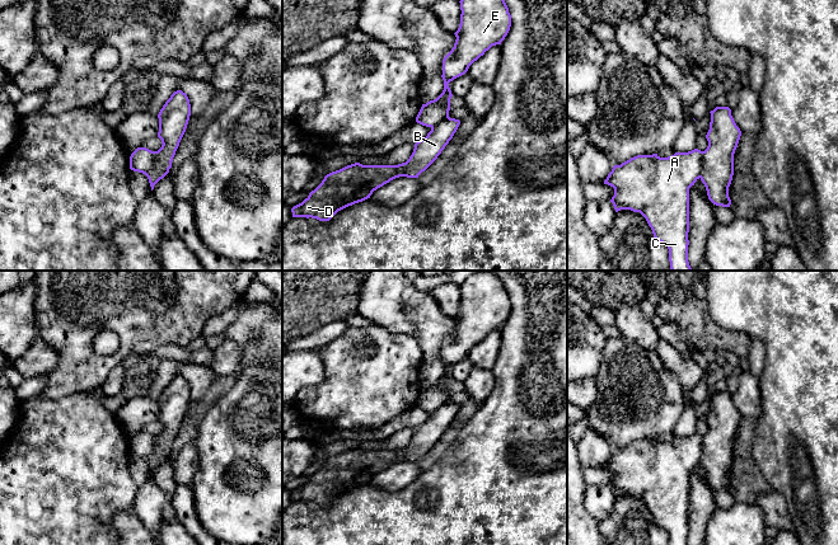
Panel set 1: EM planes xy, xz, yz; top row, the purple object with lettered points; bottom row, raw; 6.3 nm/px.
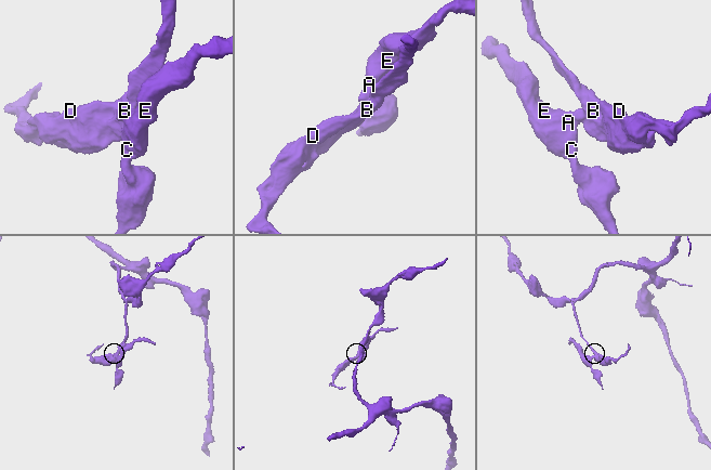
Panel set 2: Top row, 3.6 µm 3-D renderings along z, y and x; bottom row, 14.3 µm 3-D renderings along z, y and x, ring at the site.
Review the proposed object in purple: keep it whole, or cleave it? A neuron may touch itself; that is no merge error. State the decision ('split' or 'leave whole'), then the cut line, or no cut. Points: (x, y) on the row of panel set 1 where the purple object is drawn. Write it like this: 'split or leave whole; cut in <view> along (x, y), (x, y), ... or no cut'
split; cut in yz along (703, 151), (703, 169), (700, 177)

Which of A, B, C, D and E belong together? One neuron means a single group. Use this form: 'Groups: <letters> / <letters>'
Groups: A C E / B D

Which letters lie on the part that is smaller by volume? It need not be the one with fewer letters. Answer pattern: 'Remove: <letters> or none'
Remove: A, C, E

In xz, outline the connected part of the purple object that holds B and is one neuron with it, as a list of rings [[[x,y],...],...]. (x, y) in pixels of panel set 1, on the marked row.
[[[448,117],[415,144],[412,155],[398,165],[362,165],[355,163],[324,177],[322,183],[299,205],[291,208],[292,217],[312,217],[329,221],[338,211],[362,202],[374,191],[390,180],[418,178],[441,154],[460,124]]]

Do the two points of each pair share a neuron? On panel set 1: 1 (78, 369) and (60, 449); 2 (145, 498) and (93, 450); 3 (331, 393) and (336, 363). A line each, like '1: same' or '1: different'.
1: different
2: different
3: same

